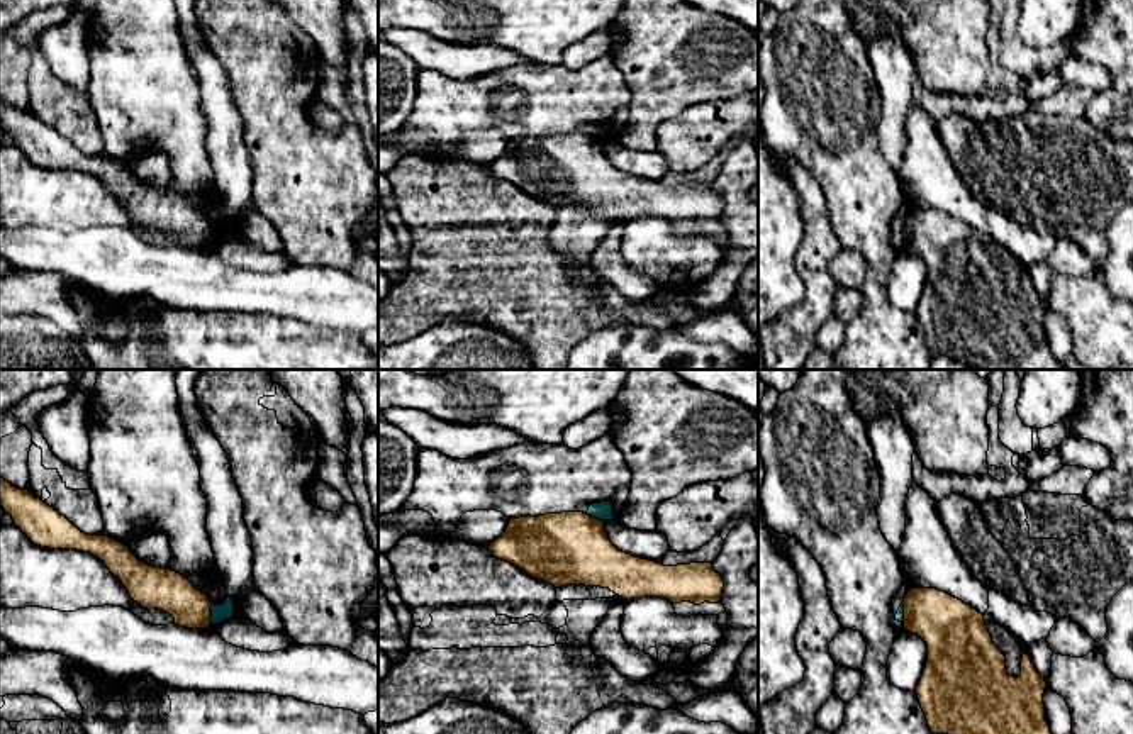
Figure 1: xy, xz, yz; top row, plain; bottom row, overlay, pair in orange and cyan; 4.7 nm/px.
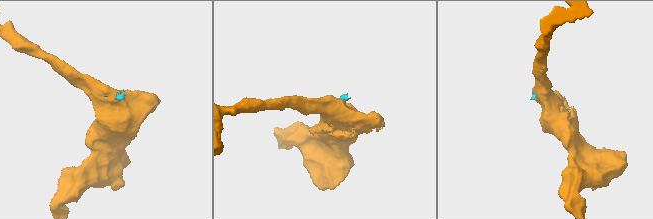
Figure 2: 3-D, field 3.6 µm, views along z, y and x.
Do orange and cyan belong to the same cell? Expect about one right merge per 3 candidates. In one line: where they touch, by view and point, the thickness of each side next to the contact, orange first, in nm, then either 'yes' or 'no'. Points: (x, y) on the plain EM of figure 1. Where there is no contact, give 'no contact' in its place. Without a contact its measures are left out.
meets orange in xy at (211, 233); 200 nm thick on the orange side, 80 nm on the other; no

